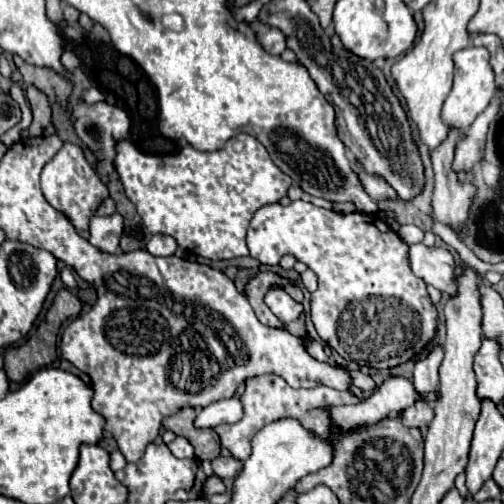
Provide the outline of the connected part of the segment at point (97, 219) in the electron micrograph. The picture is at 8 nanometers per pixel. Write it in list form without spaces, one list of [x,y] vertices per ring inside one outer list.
[[[118,212],[112,216],[92,216],[90,220],[90,242],[104,250],[104,252],[116,252],[118,248],[118,234],[122,234],[124,222]]]

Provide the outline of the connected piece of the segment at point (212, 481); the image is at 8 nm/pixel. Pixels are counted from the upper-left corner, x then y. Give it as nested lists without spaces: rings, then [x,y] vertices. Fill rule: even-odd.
[[[212,476],[212,478],[208,478],[204,482],[204,492],[206,494],[224,494],[226,486],[224,486],[224,482],[218,476]]]

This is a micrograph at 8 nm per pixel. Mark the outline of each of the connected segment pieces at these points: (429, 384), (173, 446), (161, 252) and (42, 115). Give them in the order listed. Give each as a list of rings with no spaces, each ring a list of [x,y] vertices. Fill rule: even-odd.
[[[434,346],[424,360],[418,360],[414,366],[414,386],[420,392],[422,400],[434,400],[438,396],[438,368],[442,362],[442,346]]]
[[[176,436],[176,440],[170,442],[168,448],[170,448],[170,452],[172,452],[176,458],[192,458],[192,456],[194,456],[192,444],[190,444],[186,438],[182,438],[182,436]]]
[[[154,234],[150,238],[150,242],[146,244],[146,250],[152,254],[152,256],[172,256],[176,252],[178,244],[174,238],[166,236],[166,234]]]
[[[28,86],[26,98],[30,102],[32,116],[34,116],[34,120],[32,120],[32,124],[30,124],[30,128],[26,132],[28,132],[28,136],[42,136],[42,132],[50,124],[50,104],[48,104],[48,98],[46,98],[44,92],[40,92],[34,86]]]

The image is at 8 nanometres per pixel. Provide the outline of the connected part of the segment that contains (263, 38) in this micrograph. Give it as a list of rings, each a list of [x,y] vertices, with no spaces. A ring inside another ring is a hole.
[[[270,28],[268,32],[258,34],[258,42],[268,54],[274,54],[274,56],[280,56],[286,50],[286,36],[276,28]]]

